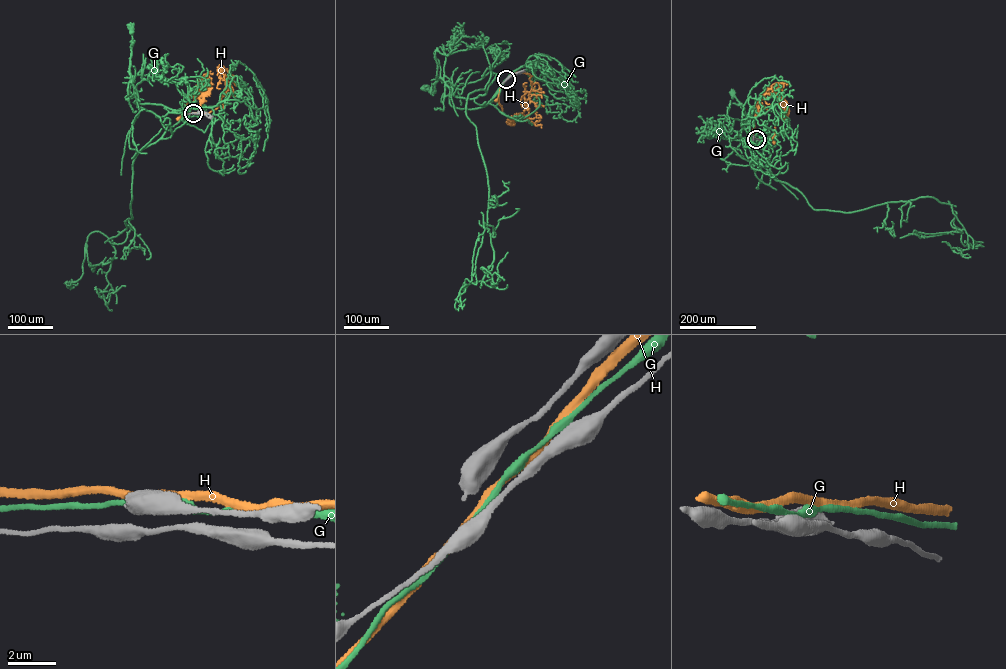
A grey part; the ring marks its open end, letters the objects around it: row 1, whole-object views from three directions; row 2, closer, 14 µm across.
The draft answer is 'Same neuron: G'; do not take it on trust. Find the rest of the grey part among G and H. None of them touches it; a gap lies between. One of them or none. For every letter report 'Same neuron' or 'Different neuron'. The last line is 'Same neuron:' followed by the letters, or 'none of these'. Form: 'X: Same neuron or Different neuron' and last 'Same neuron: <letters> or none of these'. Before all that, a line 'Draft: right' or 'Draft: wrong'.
Draft: right
G: Same neuron
H: Different neuron
Same neuron: G

